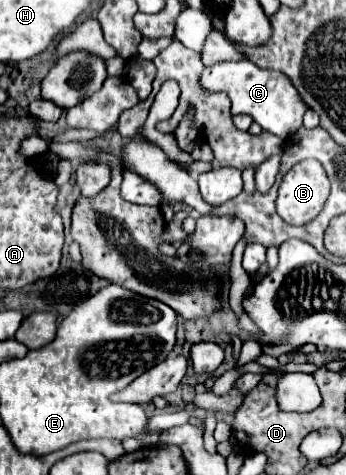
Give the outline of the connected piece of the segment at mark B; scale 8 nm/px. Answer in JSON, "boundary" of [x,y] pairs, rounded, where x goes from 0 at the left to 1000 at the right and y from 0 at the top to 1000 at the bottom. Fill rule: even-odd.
{"boundary":[[[905,335],[858,343],[812,381],[801,448],[841,474],[905,465],[951,415],[951,377]]]}

